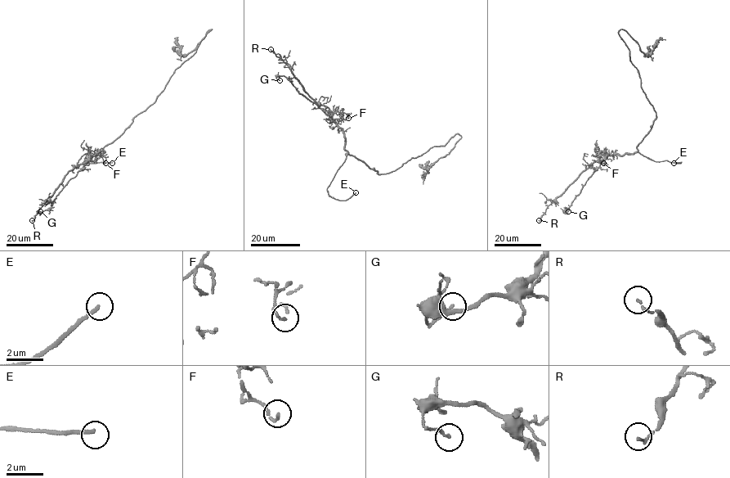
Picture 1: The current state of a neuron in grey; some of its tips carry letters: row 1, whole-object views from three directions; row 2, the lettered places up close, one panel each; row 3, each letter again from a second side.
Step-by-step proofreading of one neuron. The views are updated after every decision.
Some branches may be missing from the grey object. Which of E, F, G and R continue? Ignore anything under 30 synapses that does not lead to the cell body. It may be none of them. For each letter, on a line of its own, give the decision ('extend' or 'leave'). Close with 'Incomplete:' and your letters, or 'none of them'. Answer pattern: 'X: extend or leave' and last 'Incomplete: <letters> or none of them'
E: extend
F: leave
G: leave
R: leave
Incomplete: E

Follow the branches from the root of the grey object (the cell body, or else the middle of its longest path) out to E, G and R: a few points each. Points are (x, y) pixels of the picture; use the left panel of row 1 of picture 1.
E: (135, 116), (121, 134), (103, 148), (104, 153), (100, 157), (86, 162), (112, 163)
G: (135, 116), (101, 155), (90, 159), (52, 205), (40, 211)
R: (135, 116), (121, 134), (103, 148), (105, 151), (101, 155), (95, 155), (69, 170), (32, 220)

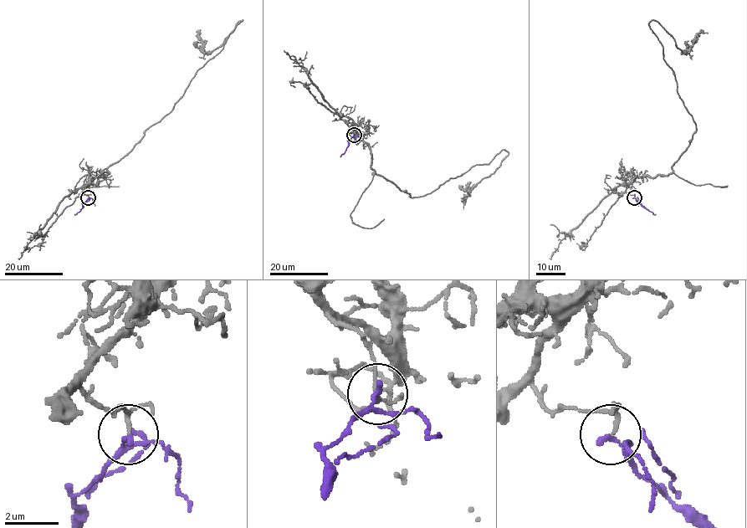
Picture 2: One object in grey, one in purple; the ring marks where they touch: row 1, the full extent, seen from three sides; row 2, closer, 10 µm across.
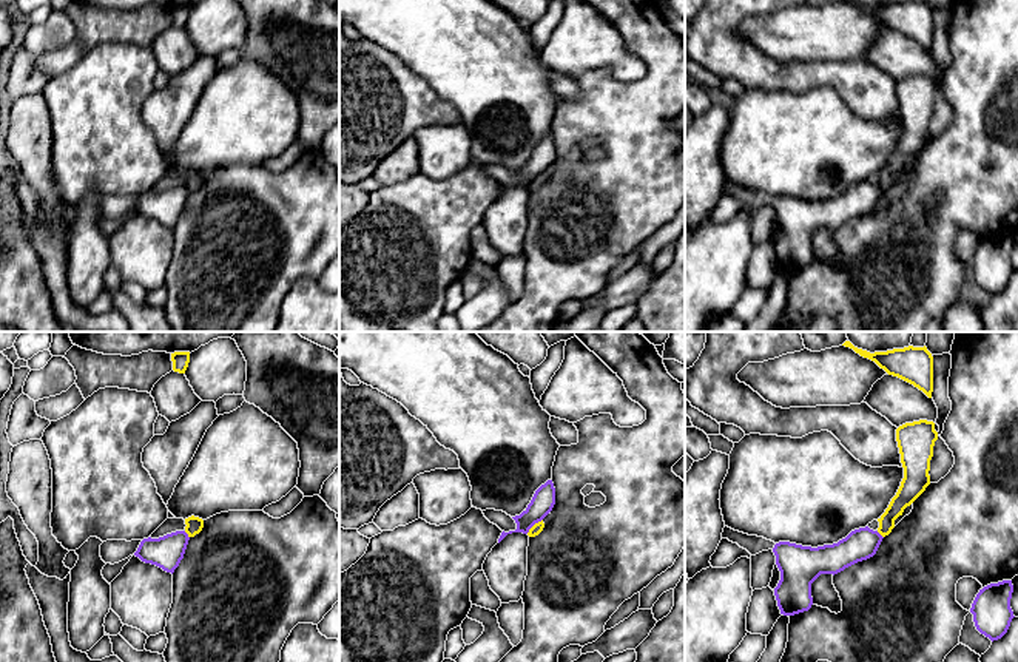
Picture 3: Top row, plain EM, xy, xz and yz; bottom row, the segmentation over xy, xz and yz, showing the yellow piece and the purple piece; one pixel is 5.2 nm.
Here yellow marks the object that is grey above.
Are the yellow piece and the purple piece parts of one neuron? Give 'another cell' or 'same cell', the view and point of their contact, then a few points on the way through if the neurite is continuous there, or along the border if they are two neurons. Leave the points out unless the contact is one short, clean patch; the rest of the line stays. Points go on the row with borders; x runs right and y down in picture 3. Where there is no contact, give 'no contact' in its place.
another cell; meets yellow in xz at (534, 525); border along xz (542, 519), (526, 533)

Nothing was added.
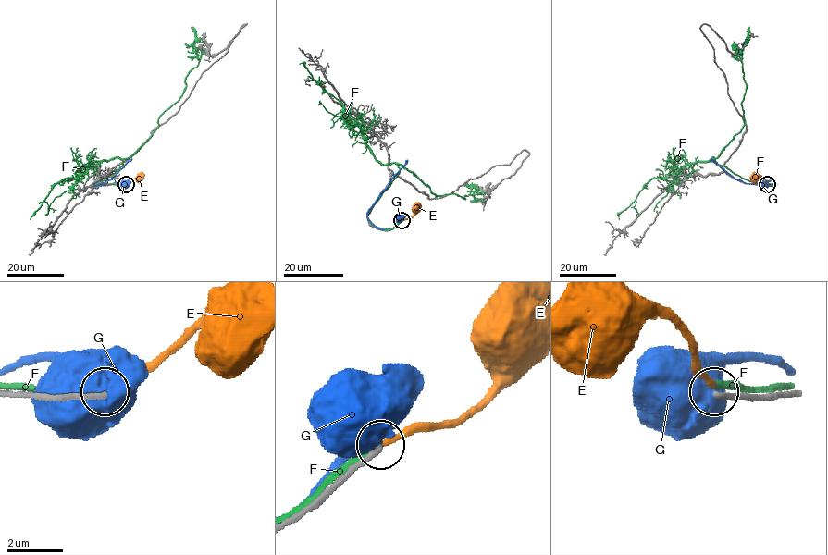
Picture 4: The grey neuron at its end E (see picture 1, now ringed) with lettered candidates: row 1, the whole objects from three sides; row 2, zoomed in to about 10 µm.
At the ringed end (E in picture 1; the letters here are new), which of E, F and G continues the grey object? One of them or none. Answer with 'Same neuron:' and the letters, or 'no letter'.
Same neuron: no letter

